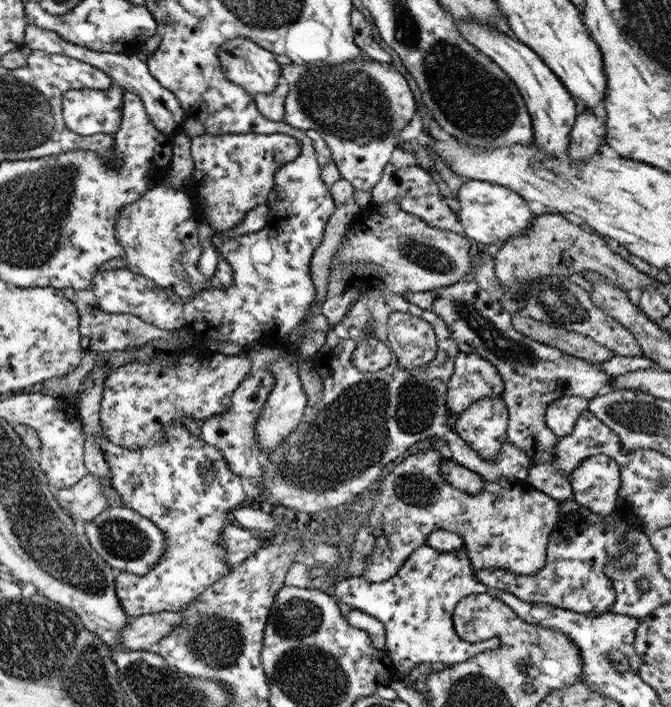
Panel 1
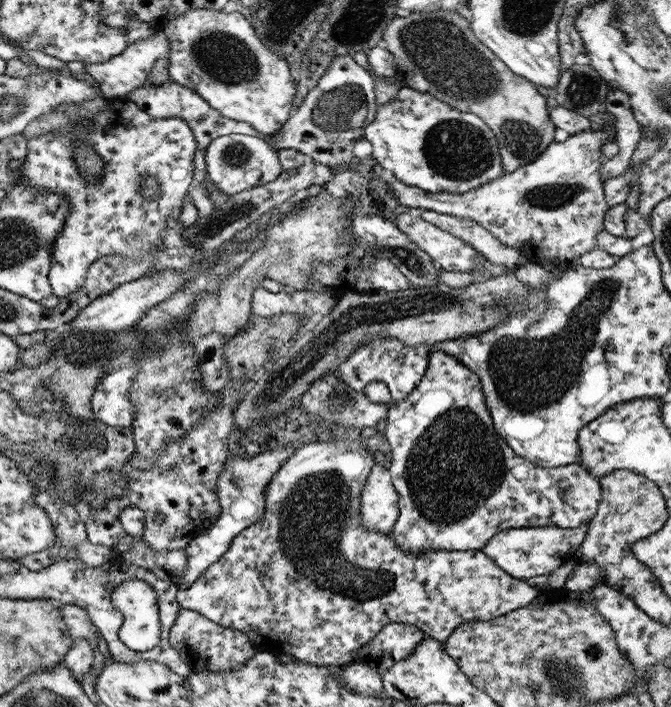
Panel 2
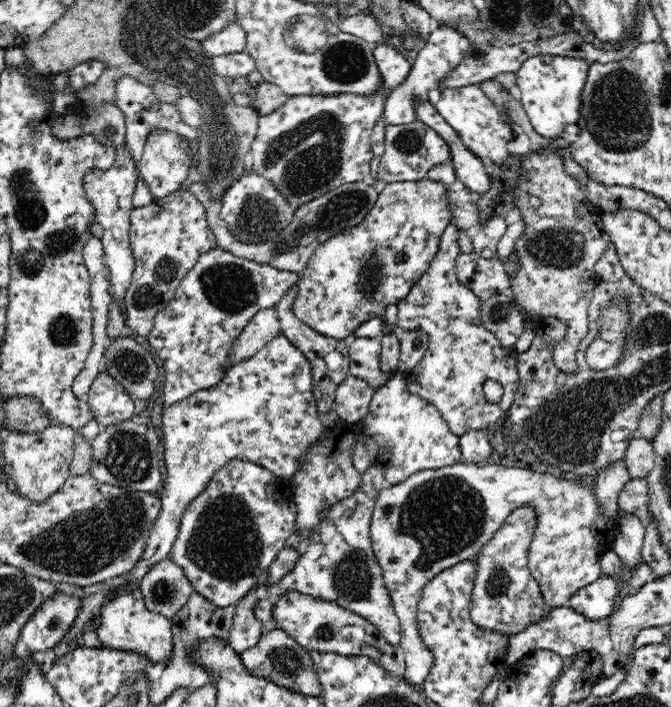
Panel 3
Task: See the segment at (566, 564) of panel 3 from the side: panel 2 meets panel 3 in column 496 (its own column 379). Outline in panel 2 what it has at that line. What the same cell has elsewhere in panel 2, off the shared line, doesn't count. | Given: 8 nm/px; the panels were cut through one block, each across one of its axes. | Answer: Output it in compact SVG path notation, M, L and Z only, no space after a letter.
M374 464L360 492L360 521L366 529L389 533L398 517L398 494L389 471Z

